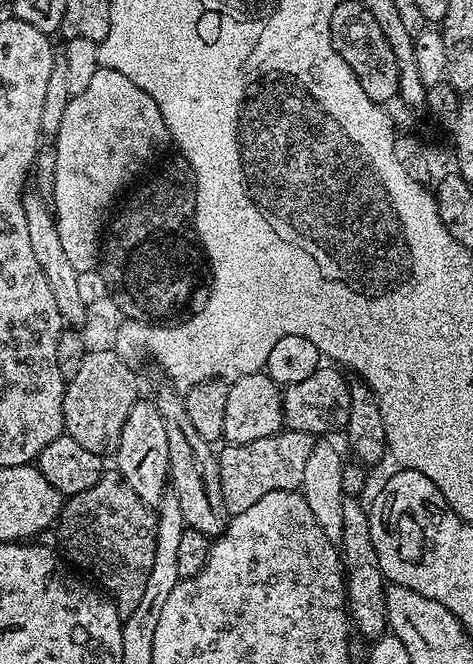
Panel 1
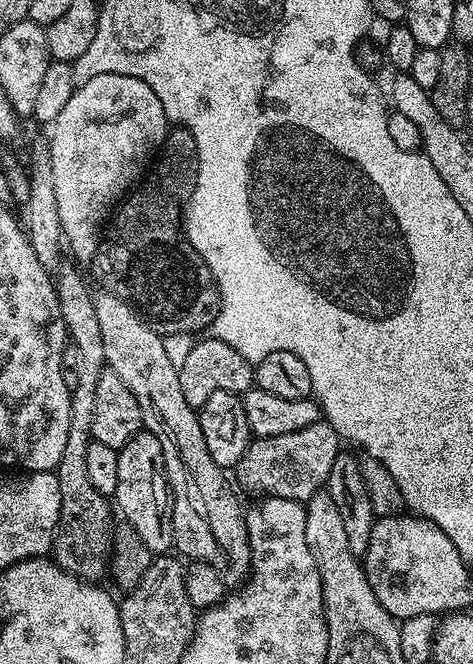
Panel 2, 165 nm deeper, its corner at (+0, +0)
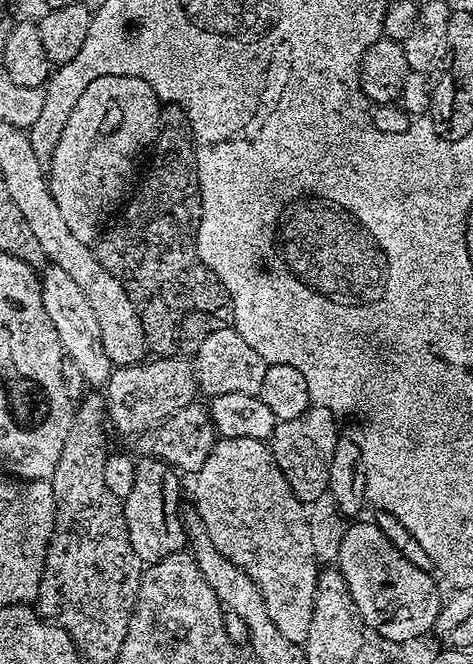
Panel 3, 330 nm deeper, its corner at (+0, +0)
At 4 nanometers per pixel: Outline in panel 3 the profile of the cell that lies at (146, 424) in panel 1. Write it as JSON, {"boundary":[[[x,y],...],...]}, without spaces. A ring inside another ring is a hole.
{"boundary":[[[140,456],[134,470],[134,486],[122,501],[130,546],[145,565],[157,564],[162,558],[181,551],[186,544],[184,517],[180,508],[180,480],[177,469],[153,456]]]}

